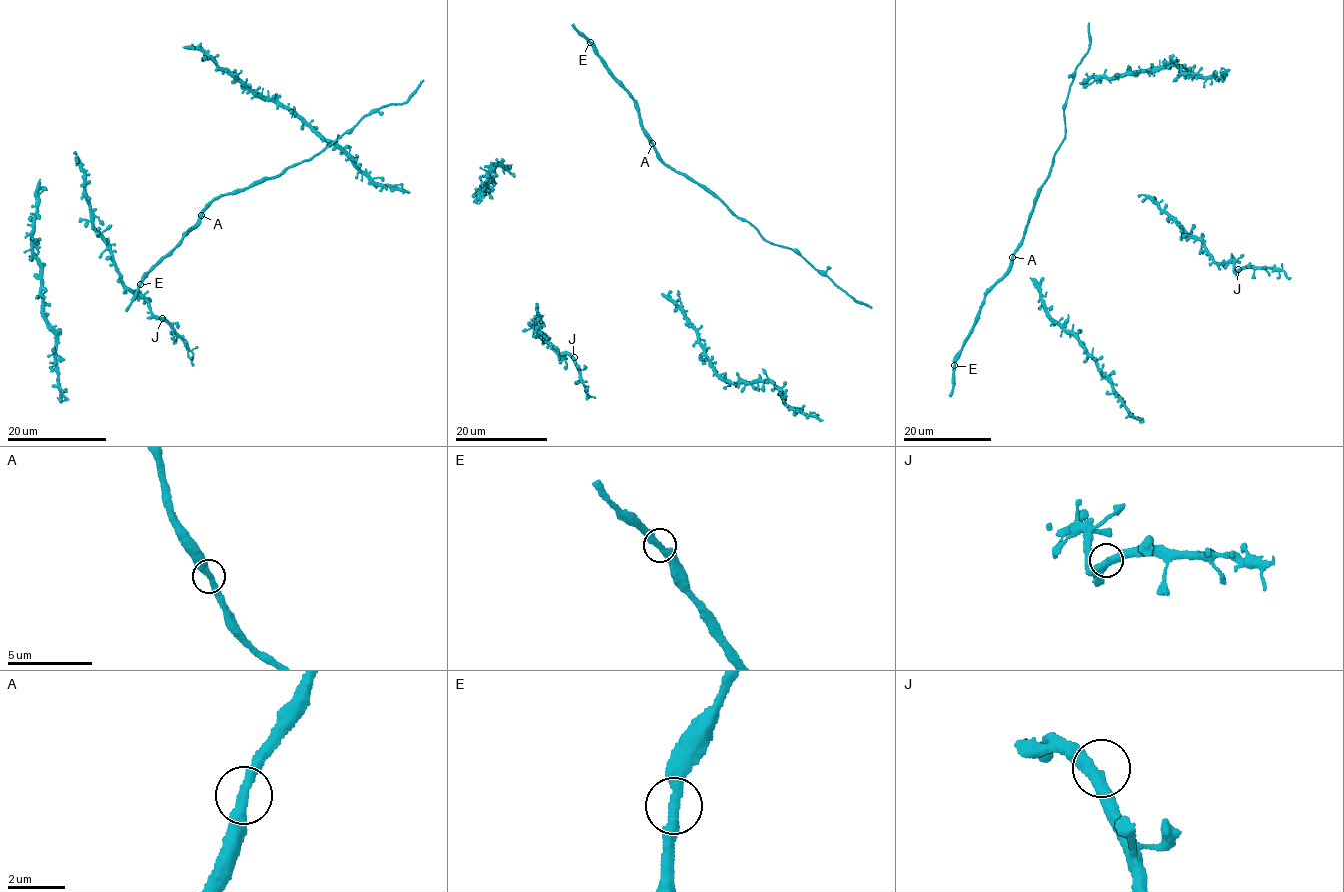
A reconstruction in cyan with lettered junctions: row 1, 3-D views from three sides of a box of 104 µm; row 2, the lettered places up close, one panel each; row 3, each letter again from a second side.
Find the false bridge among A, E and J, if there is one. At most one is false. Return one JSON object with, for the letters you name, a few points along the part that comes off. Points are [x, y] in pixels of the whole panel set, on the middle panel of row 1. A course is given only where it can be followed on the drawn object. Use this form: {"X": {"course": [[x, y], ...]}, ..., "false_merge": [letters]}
{"false_merge": []}

